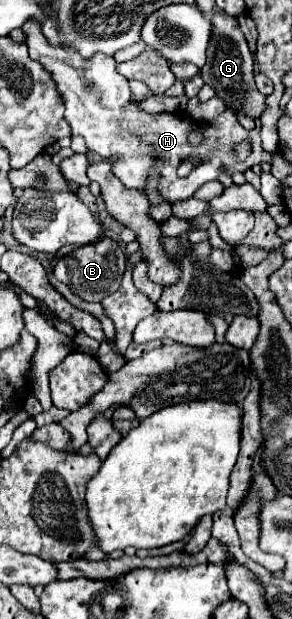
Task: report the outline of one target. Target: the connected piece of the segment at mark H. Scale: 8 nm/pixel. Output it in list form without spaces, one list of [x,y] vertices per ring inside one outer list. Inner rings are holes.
[[[41,21],[25,23],[21,25],[25,33],[25,45],[29,47],[29,57],[37,63],[43,65],[47,73],[51,73],[51,79],[57,85],[57,91],[61,95],[61,101],[65,105],[65,121],[71,127],[71,135],[81,135],[87,143],[87,149],[109,159],[109,157],[119,157],[111,165],[111,173],[121,179],[121,183],[127,189],[137,189],[145,191],[147,189],[147,179],[157,171],[157,193],[167,201],[169,205],[177,201],[185,201],[193,197],[199,185],[207,181],[219,179],[221,173],[233,175],[237,171],[247,171],[257,163],[269,163],[273,161],[273,155],[263,151],[261,147],[261,137],[259,129],[245,129],[237,119],[231,109],[225,109],[219,119],[213,121],[193,121],[187,113],[159,113],[151,115],[145,113],[139,107],[139,101],[133,99],[129,91],[129,81],[115,71],[115,61],[109,55],[95,53],[89,59],[81,57],[75,49],[69,45],[51,45],[43,31],[41,31]],[[201,129],[203,139],[199,147],[193,147],[189,143],[189,133]],[[243,139],[253,141],[253,151],[245,161],[235,161],[231,147]],[[189,155],[211,155],[211,161],[205,161],[195,169],[189,177],[181,179],[177,175],[177,167],[183,161],[183,157]]]

